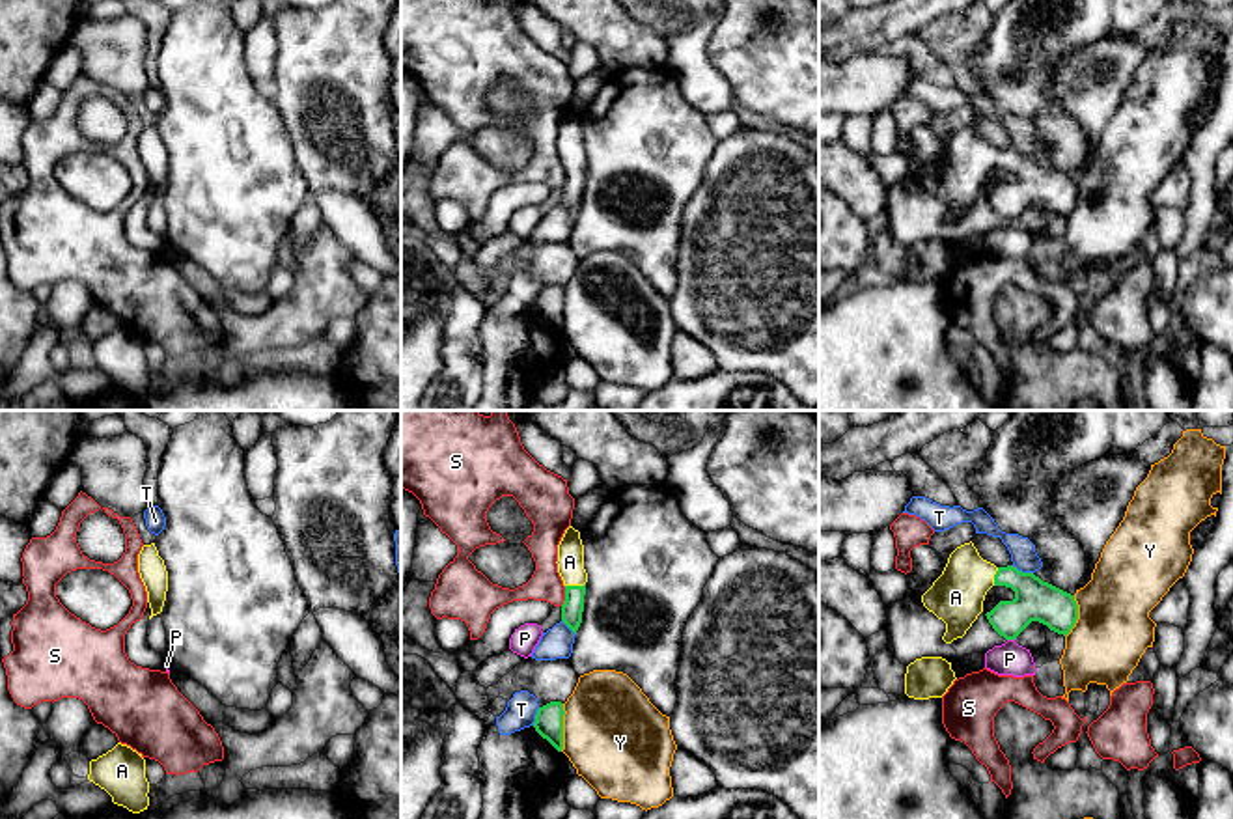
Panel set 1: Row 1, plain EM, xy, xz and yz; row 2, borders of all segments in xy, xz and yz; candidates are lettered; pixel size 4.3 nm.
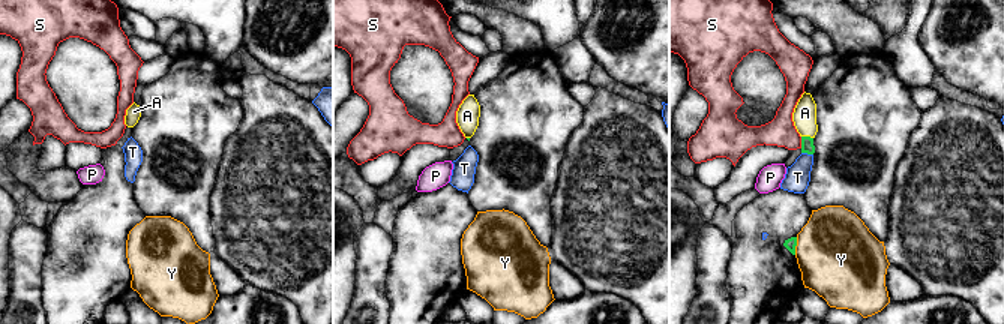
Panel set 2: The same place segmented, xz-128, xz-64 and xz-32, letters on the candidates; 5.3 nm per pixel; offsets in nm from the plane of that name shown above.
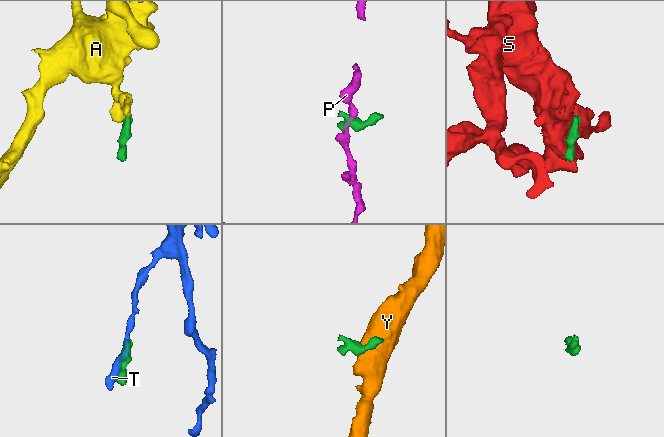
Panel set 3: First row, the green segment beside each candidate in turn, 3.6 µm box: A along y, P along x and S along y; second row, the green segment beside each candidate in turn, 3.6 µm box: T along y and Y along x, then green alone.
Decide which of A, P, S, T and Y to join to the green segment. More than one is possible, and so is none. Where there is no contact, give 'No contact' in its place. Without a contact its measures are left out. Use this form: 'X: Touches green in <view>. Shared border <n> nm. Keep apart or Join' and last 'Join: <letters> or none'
A: Touches green in xz. Shared border 90 nm. Join
P: Touches green in yz. Shared border 30 nm. Keep apart
S: Touches green in xz. Shared border 90 nm. Keep apart
T: Touches green in yz. Shared border 100 nm. Keep apart
Y: Touches green in xz. Shared border 200 nm. Keep apart
Join: A

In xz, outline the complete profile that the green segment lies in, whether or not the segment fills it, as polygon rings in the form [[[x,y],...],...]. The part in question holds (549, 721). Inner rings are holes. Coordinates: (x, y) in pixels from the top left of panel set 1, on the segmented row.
[[[550,701],[537,709],[533,728],[547,739],[558,752],[563,750],[563,703]]]

